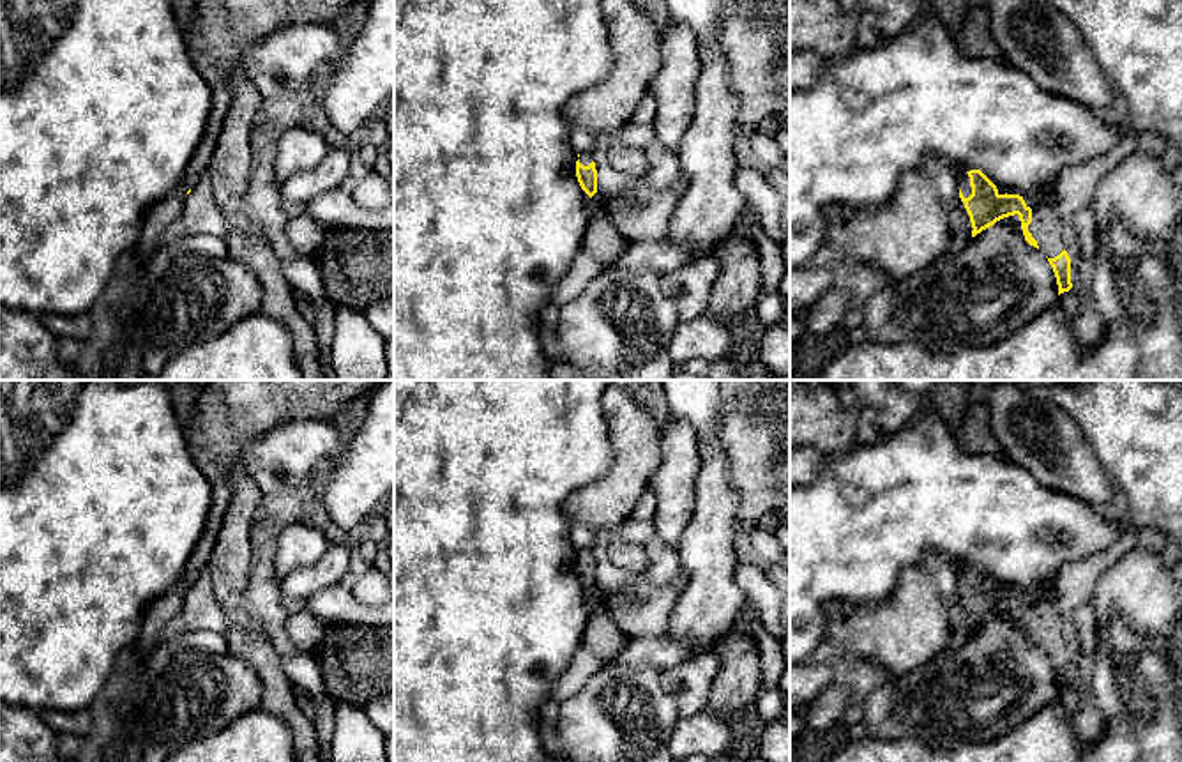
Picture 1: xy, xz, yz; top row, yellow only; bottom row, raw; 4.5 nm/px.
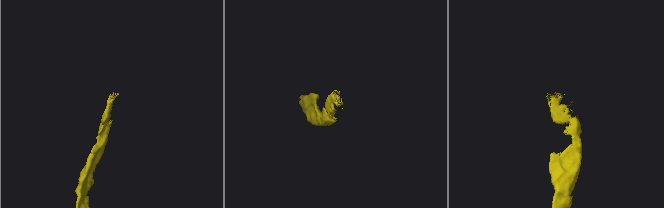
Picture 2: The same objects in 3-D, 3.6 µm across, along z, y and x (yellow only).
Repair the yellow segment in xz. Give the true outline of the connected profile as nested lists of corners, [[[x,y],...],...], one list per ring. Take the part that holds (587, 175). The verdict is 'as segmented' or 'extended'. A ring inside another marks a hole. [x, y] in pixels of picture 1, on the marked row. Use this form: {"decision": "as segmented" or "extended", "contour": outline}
{"decision": "extended", "contour": [[[590,152],[580,154],[576,161],[576,177],[581,189],[592,198],[597,193],[597,170]]]}

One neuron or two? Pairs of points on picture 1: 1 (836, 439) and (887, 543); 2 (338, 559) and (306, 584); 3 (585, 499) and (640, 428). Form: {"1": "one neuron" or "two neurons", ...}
{"1": "two neurons", "2": "one neuron", "3": "one neuron"}

